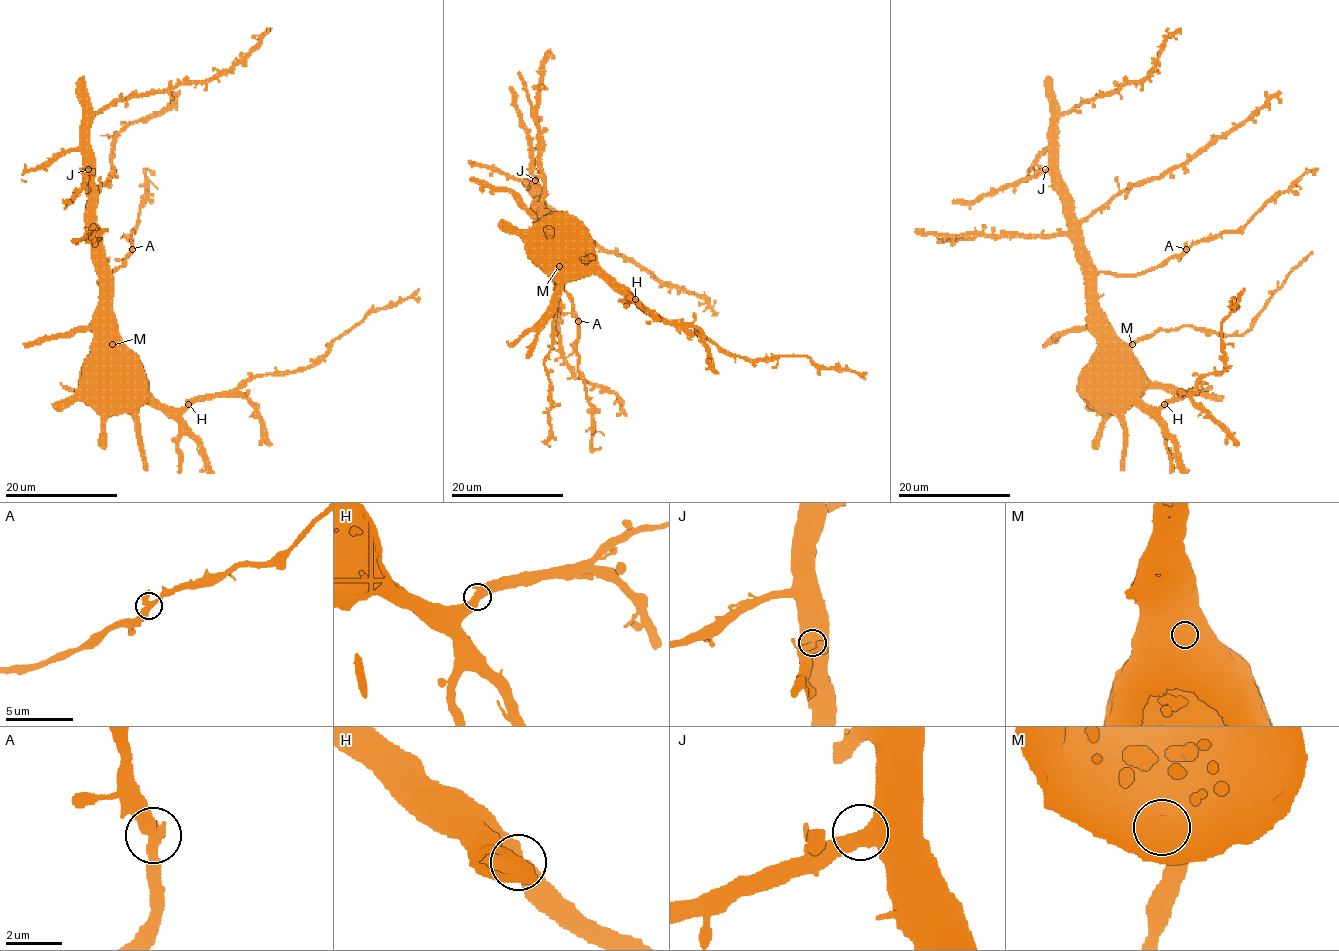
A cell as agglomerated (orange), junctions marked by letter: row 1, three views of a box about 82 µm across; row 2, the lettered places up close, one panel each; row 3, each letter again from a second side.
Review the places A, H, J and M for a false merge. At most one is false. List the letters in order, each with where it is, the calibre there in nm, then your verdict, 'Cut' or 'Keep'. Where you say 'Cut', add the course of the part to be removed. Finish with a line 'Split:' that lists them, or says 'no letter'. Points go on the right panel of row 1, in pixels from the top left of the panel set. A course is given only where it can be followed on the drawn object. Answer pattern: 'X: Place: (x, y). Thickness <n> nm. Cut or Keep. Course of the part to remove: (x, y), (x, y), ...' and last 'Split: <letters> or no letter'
A: Place: (1186, 249). Thickness 500 nm. Keep
H: Place: (1164, 404). Thickness 500 nm. Keep
J: Place: (1045, 169). Thickness 500 nm. Keep
M: Place: (1132, 344). Thickness 550 nm. Keep
Split: no letter

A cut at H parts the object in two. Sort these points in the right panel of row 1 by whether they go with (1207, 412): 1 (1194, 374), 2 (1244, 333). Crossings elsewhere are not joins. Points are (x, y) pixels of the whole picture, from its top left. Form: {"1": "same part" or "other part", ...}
{"1": "same part", "2": "other part"}

